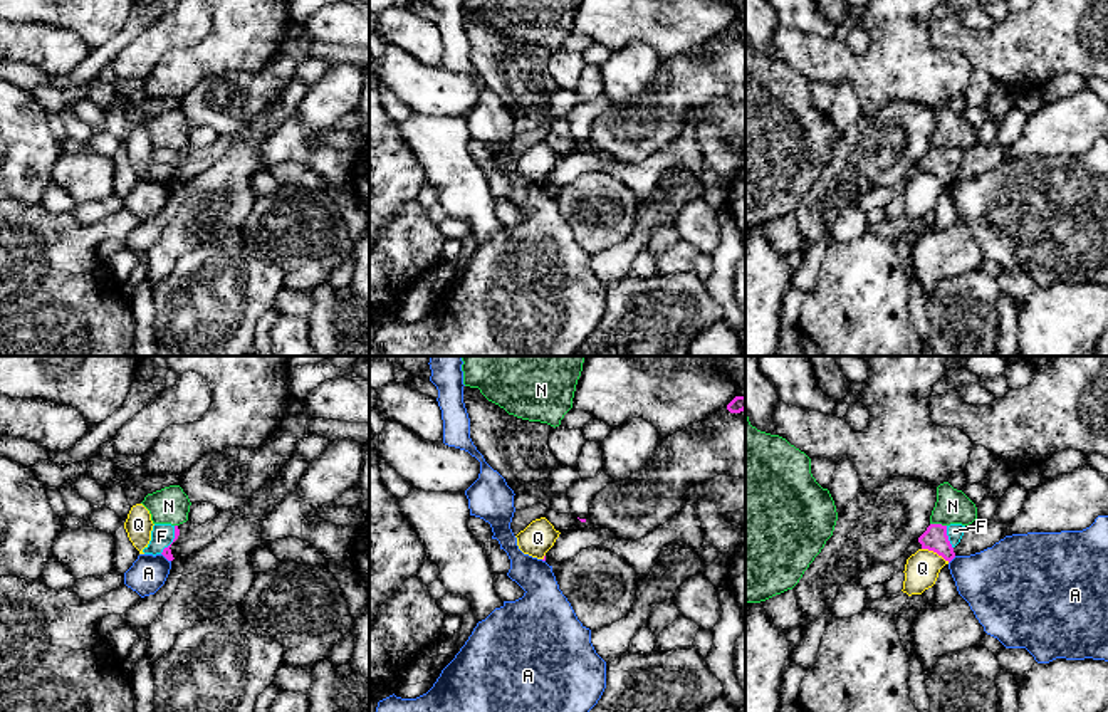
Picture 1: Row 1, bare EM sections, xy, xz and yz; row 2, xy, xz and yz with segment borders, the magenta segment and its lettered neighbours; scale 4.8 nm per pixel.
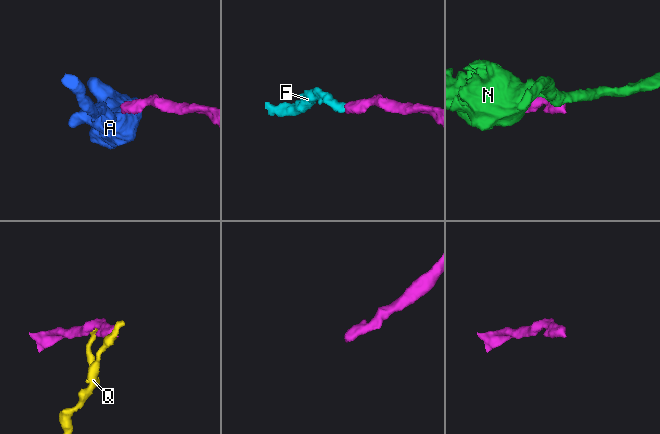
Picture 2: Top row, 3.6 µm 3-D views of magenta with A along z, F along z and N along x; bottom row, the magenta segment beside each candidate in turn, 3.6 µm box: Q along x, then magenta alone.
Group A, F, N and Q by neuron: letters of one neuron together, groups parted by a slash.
A / F / N / Q

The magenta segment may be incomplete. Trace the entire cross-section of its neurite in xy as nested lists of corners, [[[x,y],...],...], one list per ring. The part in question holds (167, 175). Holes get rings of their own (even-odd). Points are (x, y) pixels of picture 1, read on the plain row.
[[[154,148],[151,154],[151,165],[143,173],[144,178],[163,178],[168,185],[173,185],[171,168],[178,163],[180,153],[171,148]]]

